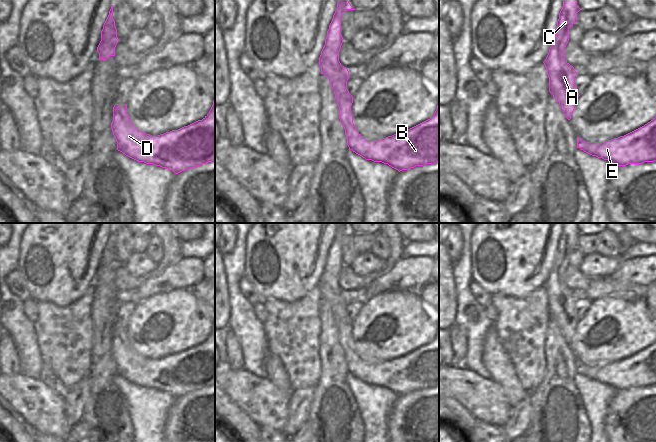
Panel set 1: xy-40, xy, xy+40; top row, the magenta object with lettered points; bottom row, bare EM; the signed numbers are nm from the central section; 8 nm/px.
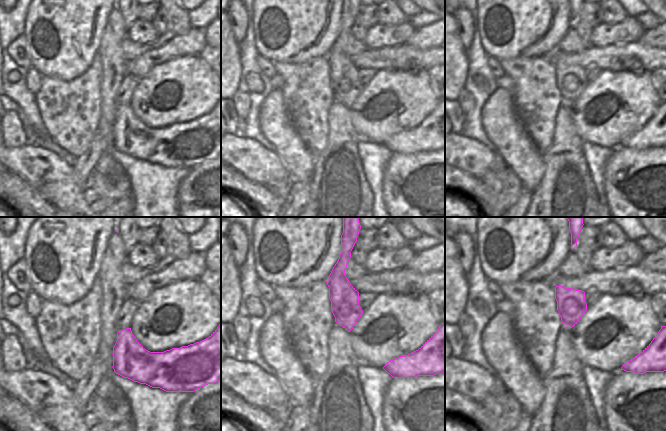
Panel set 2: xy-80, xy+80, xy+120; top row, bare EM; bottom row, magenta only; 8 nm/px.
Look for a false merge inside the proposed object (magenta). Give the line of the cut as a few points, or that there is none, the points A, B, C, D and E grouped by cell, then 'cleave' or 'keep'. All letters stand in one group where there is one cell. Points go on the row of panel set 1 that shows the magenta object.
no cut; A B C D E; keep

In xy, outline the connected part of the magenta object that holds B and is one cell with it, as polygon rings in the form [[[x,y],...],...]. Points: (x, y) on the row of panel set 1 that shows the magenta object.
[[[339,0],[337,9],[333,15],[333,19],[327,31],[325,45],[319,57],[319,65],[321,74],[324,74],[330,81],[331,87],[335,93],[335,99],[339,107],[339,119],[345,129],[347,137],[347,145],[349,150],[362,156],[366,160],[374,162],[382,162],[388,164],[392,168],[398,170],[408,170],[416,166],[424,166],[426,164],[434,164],[439,161],[439,103],[432,118],[400,133],[382,138],[380,140],[366,140],[356,129],[353,123],[353,115],[351,113],[351,105],[353,96],[347,89],[347,81],[349,71],[342,66],[339,61],[339,51],[343,43],[341,35],[341,17],[346,10],[355,10],[348,0]]]

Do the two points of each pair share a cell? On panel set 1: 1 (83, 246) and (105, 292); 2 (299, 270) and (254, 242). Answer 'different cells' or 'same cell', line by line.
1: different cells
2: same cell

